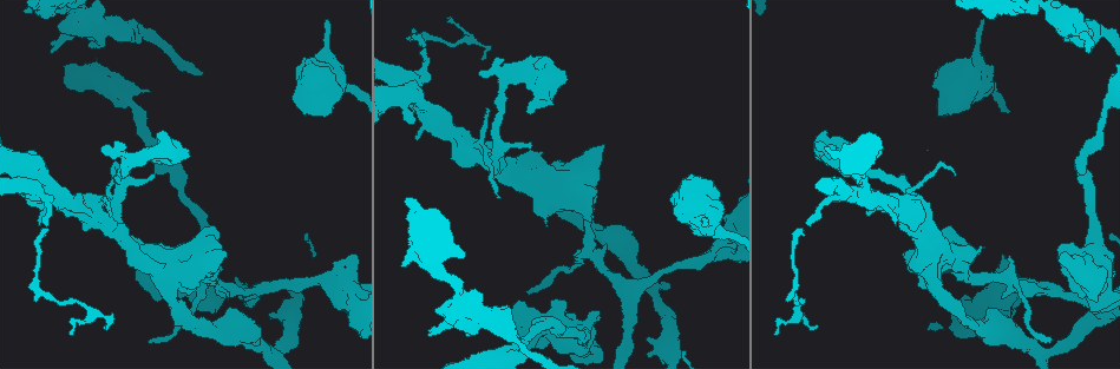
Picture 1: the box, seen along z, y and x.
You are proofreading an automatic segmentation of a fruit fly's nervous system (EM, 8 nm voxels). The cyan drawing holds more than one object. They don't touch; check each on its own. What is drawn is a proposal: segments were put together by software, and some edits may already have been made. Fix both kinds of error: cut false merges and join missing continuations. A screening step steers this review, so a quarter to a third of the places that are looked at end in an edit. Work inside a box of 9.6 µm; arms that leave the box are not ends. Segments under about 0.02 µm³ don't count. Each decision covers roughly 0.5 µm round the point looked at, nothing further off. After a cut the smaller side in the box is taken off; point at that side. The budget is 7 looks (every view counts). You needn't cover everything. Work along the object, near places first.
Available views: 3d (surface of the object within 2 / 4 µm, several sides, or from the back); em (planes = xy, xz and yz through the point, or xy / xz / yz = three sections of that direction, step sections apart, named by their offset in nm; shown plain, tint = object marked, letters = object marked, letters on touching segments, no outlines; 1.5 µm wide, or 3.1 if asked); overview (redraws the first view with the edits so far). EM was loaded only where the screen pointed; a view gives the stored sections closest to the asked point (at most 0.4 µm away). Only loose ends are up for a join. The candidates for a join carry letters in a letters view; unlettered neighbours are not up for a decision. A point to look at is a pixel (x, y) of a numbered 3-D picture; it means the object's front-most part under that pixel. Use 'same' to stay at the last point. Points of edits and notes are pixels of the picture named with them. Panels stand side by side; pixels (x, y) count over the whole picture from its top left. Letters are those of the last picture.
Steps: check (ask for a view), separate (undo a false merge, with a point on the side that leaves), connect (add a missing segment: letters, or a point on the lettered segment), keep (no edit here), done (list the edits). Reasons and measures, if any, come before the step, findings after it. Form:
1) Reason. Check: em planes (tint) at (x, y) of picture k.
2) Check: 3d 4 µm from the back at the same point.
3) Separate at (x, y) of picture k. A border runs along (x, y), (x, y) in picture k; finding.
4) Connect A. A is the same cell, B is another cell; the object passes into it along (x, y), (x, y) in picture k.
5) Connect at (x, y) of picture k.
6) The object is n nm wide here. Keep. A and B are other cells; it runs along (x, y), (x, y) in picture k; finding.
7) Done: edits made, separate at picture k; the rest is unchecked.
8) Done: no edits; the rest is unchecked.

Free end. Check: 3d 2 µm at (467, 335) of picture 1.

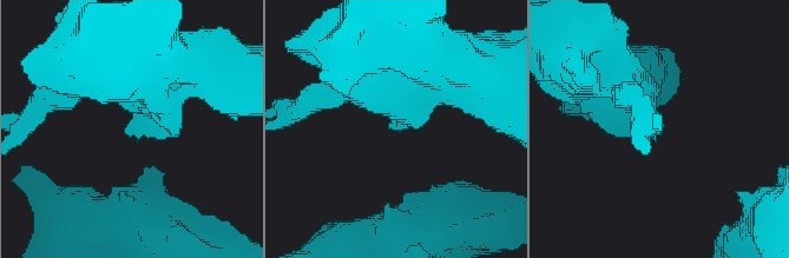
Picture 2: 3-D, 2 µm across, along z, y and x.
Need the tissue. Check: em xy step 8 (letters) at (390, 123) of picture 2.

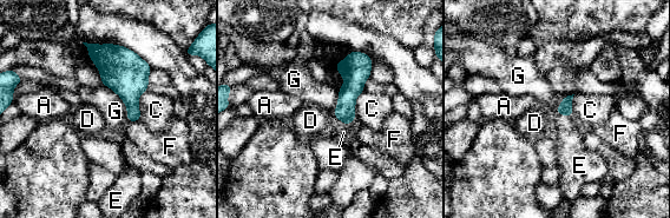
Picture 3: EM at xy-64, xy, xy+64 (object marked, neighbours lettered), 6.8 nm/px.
Connect E. E is the same cell, A, C, D, F and G are other cells; the cell continues.

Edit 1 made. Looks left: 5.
Redraw. Check: overview.

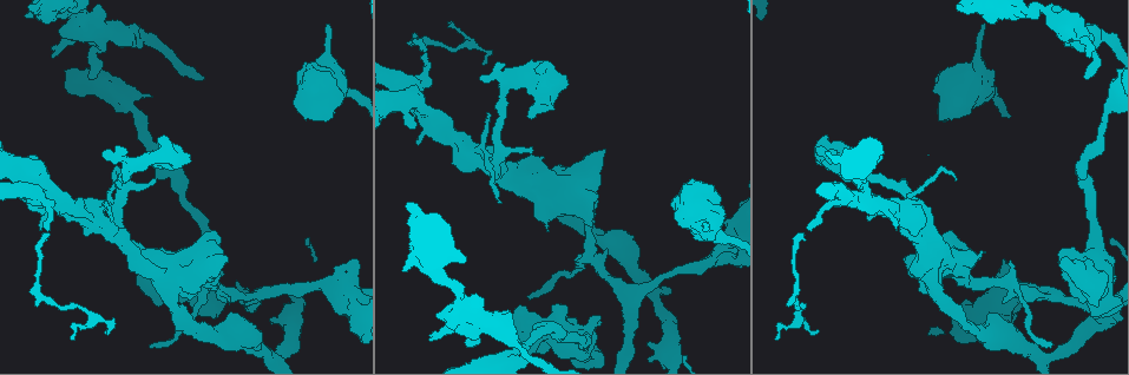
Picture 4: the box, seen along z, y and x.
An open end. Check: em xy step 4 (letters) at (329, 24) of picture 4.

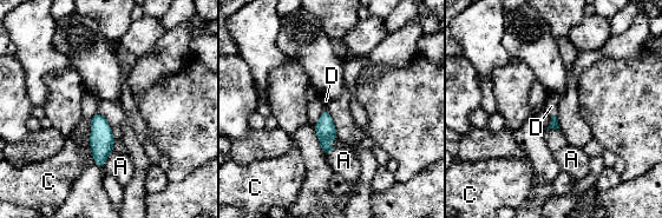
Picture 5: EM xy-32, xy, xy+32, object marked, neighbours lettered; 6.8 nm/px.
The longest contact is with C, 200 nm. Connect D. D is the same cell, A and C are other cells; it goes on there.

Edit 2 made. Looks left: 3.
See it whole again. Check: overview.

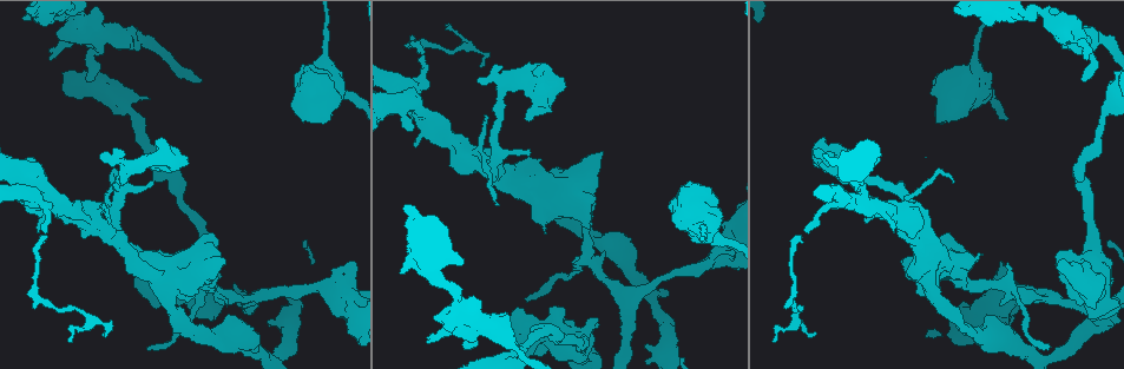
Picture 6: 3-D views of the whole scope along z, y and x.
An open end. Check: em yz step 4 (tint) at (1091, 318) of picture 6.

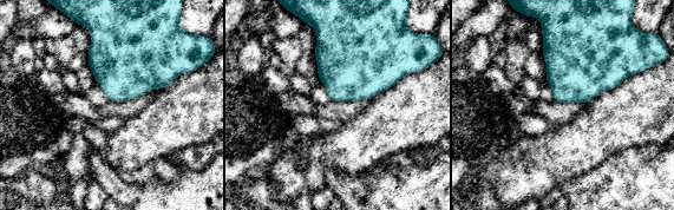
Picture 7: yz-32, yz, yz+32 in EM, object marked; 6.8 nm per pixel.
Another direction. Check: em planes (letters) at the same point.

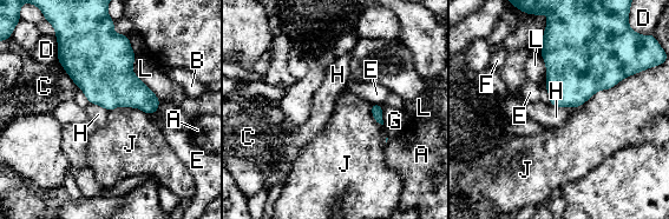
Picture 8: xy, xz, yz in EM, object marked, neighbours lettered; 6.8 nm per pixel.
The longest contact is with J, 500 nm. Keep. A, B, C, D, E, F, G, H, J and L are other cells; a border runs along (636, 72), (596, 91), (575, 108) in picture 8; none of them fits.

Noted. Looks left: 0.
Done: edits made, connect at picture 3, connect at picture 5; the rest is unchecked.

